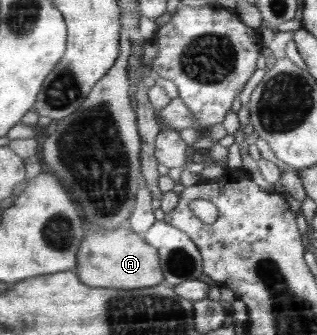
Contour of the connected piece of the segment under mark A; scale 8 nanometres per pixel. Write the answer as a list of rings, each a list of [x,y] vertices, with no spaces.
[[[123,225],[112,230],[91,229],[91,233],[83,240],[83,249],[79,249],[77,268],[73,269],[85,285],[98,288],[137,289],[150,288],[165,281],[158,249],[151,246],[140,234]]]

